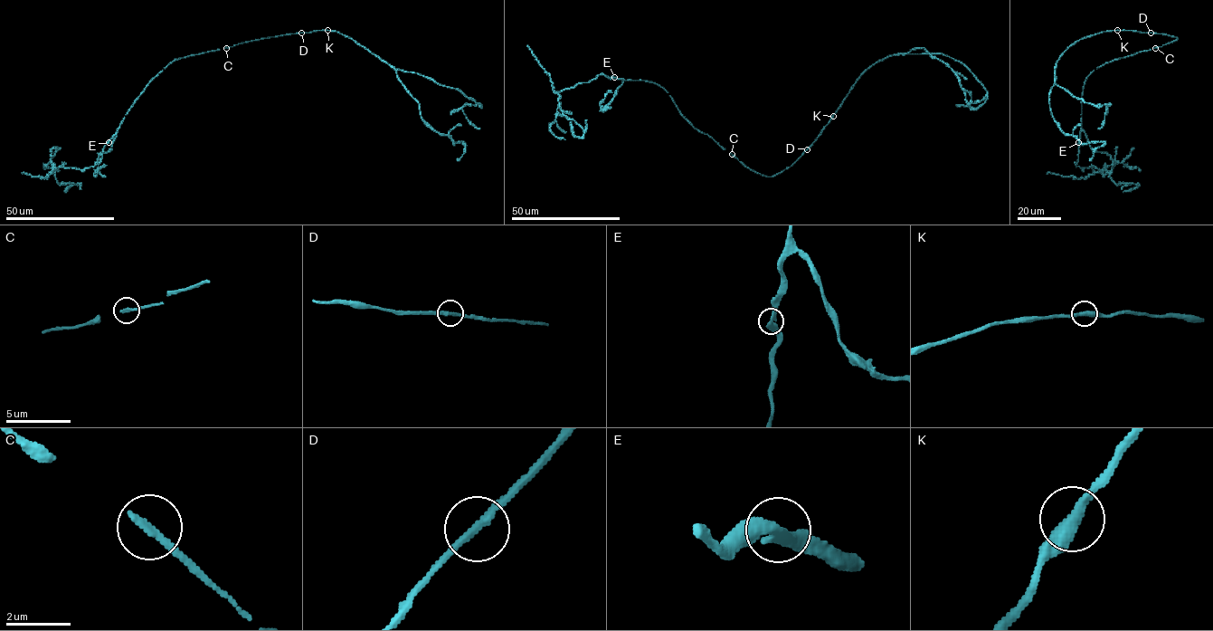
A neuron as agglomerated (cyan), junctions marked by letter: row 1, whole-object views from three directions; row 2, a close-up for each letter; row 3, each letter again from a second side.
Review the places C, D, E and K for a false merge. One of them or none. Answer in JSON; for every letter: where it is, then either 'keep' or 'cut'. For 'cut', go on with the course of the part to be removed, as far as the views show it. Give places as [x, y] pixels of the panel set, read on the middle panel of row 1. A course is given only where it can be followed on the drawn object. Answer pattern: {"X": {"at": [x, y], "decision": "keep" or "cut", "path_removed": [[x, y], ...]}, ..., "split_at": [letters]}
{"C": {"at": [732, 154], "decision": "keep"}, "D": {"at": [807, 149], "decision": "keep"}, "E": {"at": [614, 77], "decision": "keep"}, "K": {"at": [833, 116], "decision": "keep"}, "split_at": []}

